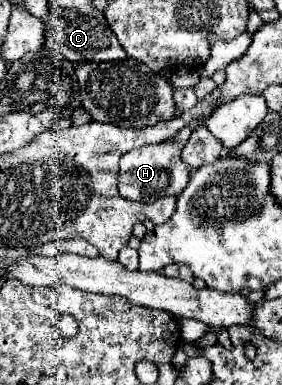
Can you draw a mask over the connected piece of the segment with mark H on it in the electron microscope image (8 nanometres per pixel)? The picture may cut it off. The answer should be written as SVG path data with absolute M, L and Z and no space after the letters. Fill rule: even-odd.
M173 138L155 146L145 146L123 154L119 162L119 194L127 200L149 204L165 196L179 196L189 182L189 166L181 164L181 150L185 140ZM181 164L181 166L175 166Z

